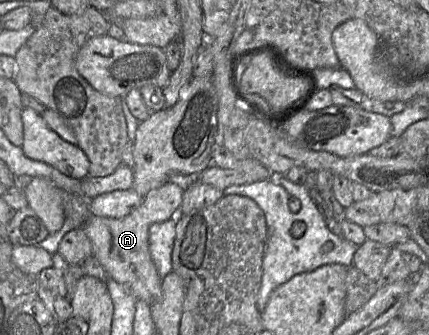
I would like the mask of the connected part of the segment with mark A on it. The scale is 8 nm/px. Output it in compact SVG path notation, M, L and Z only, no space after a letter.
M168 181L159 188L151 190L141 205L129 215L118 219L92 215L81 227L92 244L93 256L109 277L124 288L128 288L138 300L143 300L149 305L158 301L162 295L162 278L149 251L149 228L154 223L176 217L180 211L183 195L184 190L181 187Z

